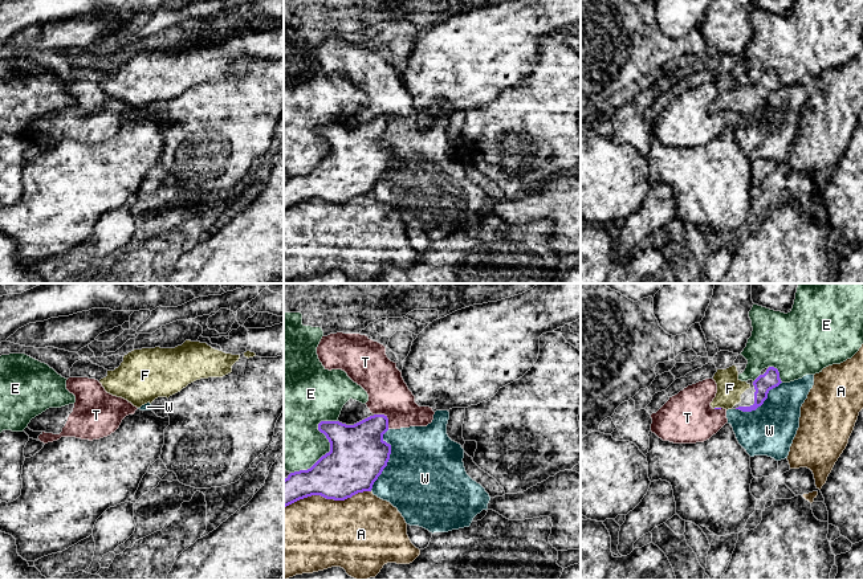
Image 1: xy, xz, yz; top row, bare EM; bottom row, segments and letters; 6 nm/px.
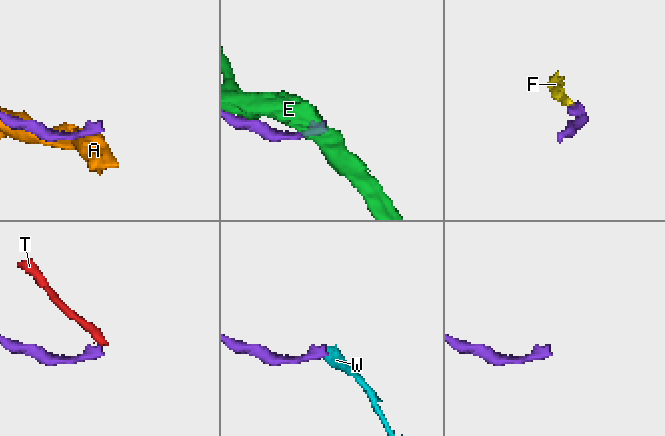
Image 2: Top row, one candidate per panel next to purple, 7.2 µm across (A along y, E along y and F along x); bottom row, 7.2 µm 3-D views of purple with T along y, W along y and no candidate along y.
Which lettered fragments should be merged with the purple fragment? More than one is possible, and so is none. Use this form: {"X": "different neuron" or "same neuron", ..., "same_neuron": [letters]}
{"A": "different neuron", "E": "different neuron", "F": "same neuron", "T": "different neuron", "W": "different neuron", "same_neuron": ["F"]}

